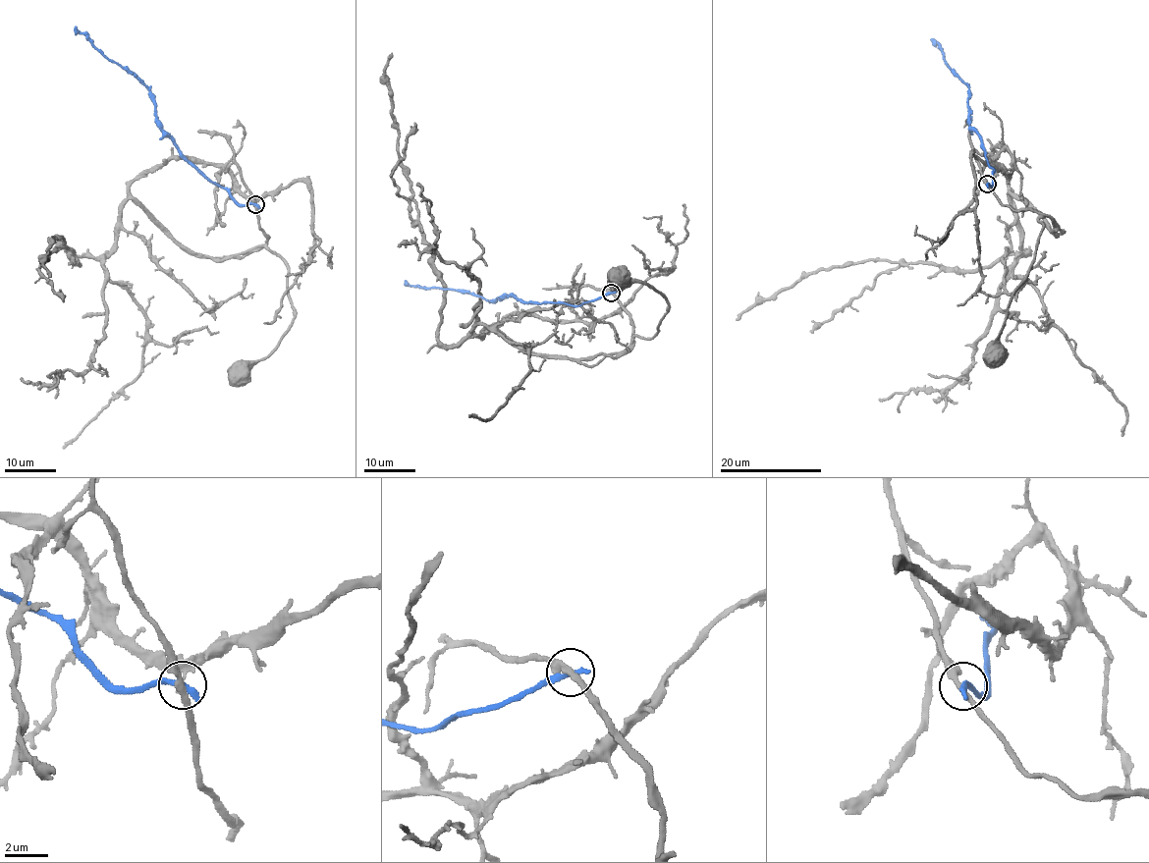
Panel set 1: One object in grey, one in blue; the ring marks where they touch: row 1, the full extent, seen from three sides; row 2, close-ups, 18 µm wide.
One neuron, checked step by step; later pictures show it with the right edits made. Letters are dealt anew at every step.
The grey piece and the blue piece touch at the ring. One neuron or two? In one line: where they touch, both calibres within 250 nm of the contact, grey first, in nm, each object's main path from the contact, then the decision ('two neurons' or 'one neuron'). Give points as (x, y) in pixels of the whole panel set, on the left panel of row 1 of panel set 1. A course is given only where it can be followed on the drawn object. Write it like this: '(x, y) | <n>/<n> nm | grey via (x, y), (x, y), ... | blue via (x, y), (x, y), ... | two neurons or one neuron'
(255, 204) | 280/340 nm | grey via (255, 204), (257, 222), (266, 237), (266, 244), (288, 268), (288, 295), (294, 319), (280, 344), (240, 374) | blue via (255, 204), (238, 202), (186, 159), (157, 120), (153, 95), (135, 74), (105, 58), (75, 26) | two neurons

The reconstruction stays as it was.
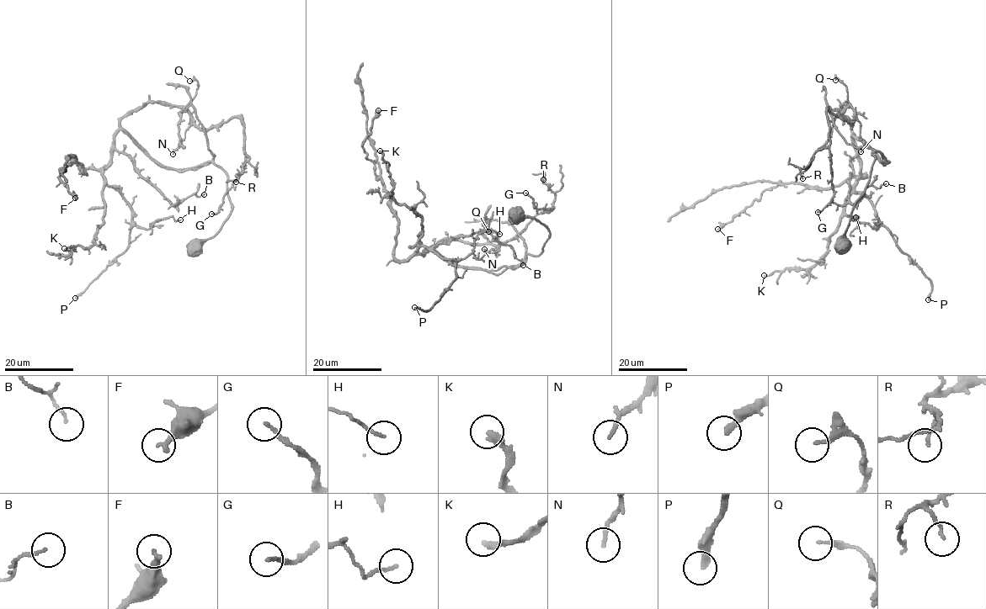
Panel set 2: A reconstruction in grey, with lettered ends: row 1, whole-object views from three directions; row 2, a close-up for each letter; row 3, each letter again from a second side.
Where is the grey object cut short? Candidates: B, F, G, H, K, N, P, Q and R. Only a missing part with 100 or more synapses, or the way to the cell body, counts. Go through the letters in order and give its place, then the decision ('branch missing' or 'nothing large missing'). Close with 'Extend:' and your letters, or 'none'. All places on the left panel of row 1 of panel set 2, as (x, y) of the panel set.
B: place (204, 194); nothing large missing
F: place (75, 198); nothing large missing
G: place (211, 214); nothing large missing
H: place (180, 219); nothing large missing
K: place (64, 248); nothing large missing
N: place (173, 154); nothing large missing
P: place (75, 298); nothing large missing
Q: place (189, 81); nothing large missing
R: place (236, 182); nothing large missing
Extend: none

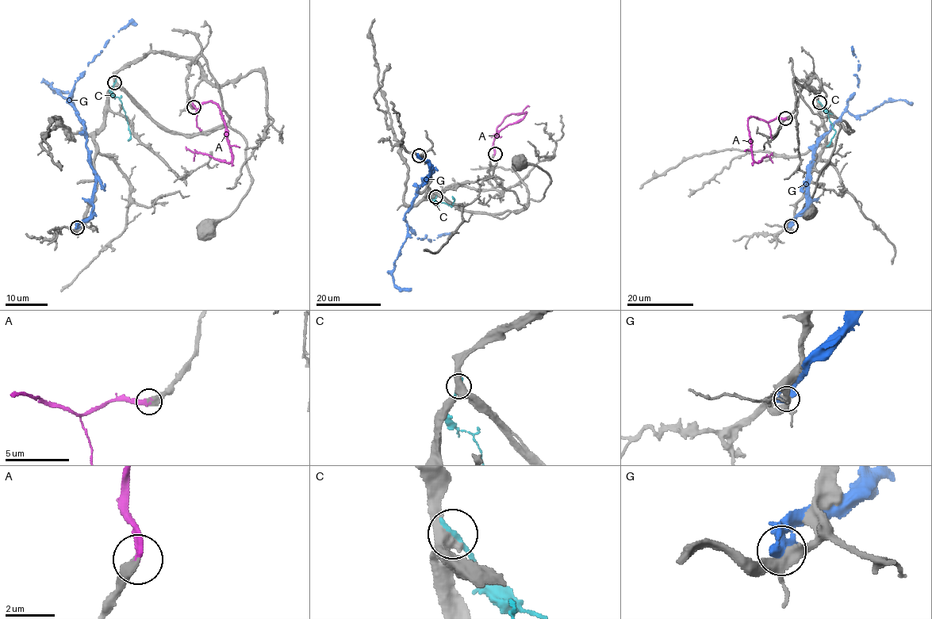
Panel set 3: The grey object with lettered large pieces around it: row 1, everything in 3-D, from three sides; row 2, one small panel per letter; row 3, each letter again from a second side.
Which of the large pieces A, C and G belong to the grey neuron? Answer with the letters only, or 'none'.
A

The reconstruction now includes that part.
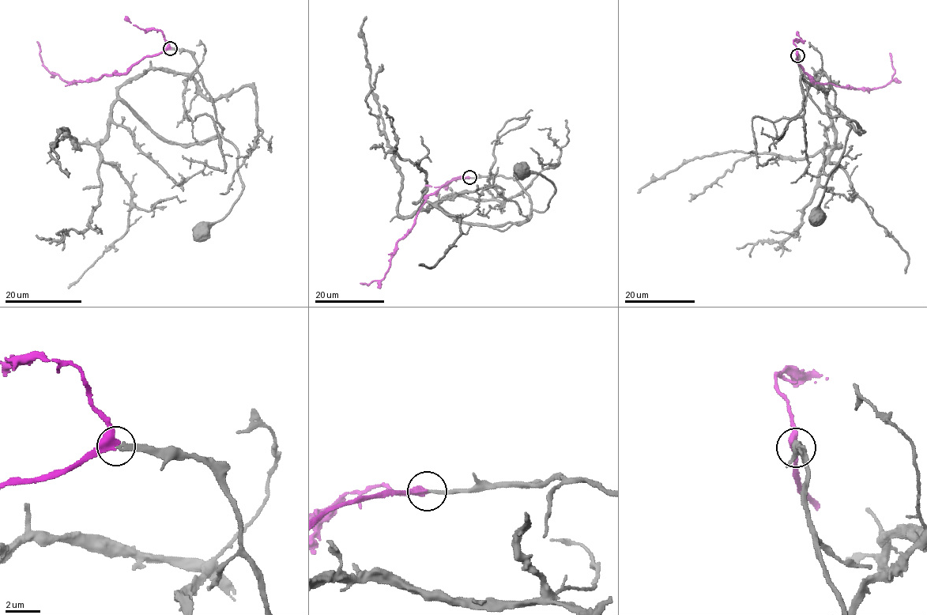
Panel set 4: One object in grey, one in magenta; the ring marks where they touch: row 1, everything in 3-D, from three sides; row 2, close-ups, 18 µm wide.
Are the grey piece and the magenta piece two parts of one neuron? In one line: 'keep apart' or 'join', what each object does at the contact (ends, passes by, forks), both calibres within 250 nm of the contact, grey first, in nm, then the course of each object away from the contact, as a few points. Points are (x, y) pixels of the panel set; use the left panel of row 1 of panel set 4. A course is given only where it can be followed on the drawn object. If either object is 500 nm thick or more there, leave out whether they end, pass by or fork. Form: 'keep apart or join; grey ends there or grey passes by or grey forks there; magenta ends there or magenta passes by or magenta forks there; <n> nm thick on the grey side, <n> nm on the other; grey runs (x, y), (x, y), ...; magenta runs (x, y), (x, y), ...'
join; grey ends there; magenta passes by; 190 nm thick on the grey side, 400 nm on the other; grey runs (169, 48), (188, 50), (191, 54), (221, 134), (238, 152), (242, 191), (231, 209), (201, 232); magenta runs (169, 48), (146, 55), (128, 71), (73, 83), (51, 73), (43, 65), (37, 41)

